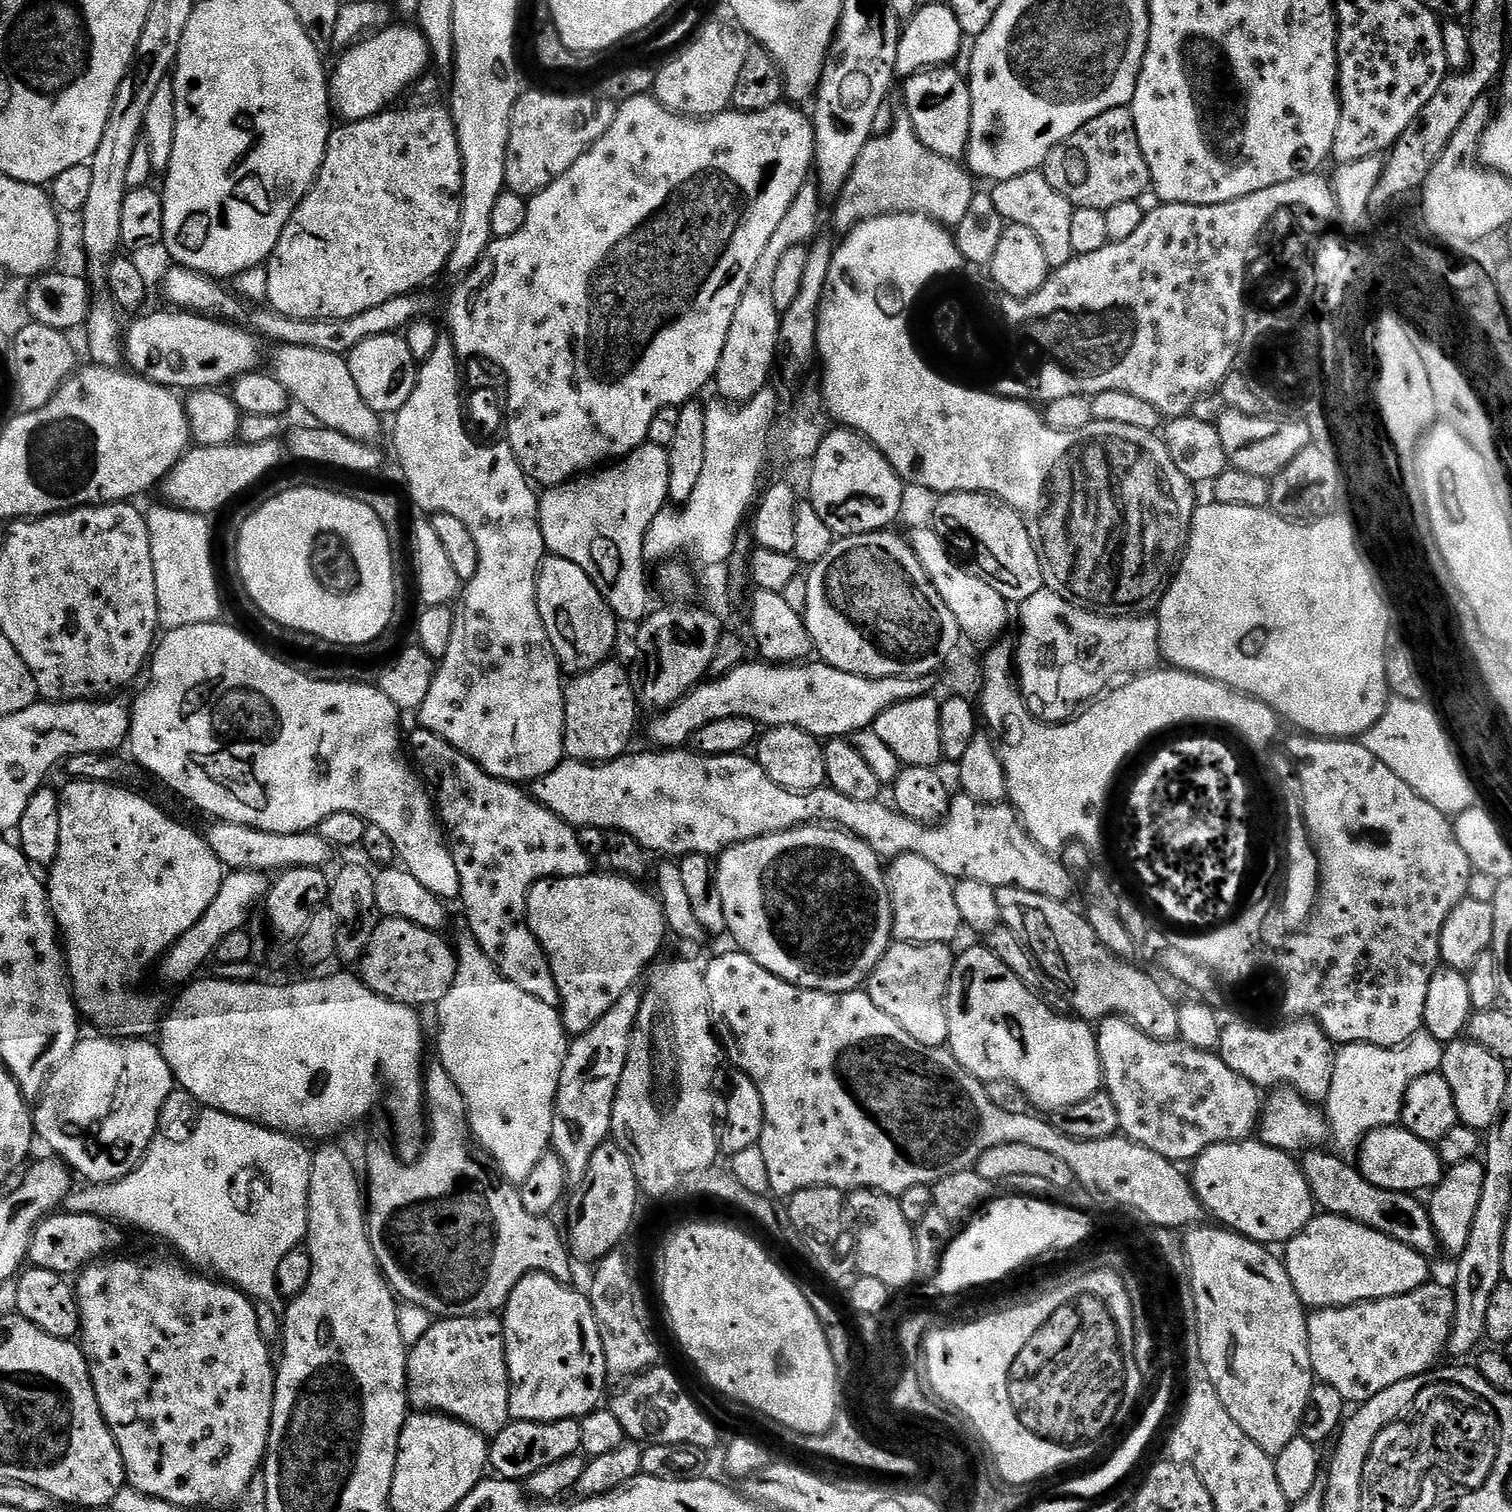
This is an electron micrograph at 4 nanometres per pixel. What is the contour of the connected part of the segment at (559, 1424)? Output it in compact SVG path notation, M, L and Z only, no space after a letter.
M512 1420L502 1430L502 1434L491 1437L488 1446L488 1462L493 1472L501 1480L515 1480L517 1482L527 1482L538 1470L546 1470L546 1466L551 1466L553 1462L562 1462L562 1458L570 1458L580 1452L582 1442L582 1430L580 1420L555 1420L554 1422L526 1422L525 1420Z

